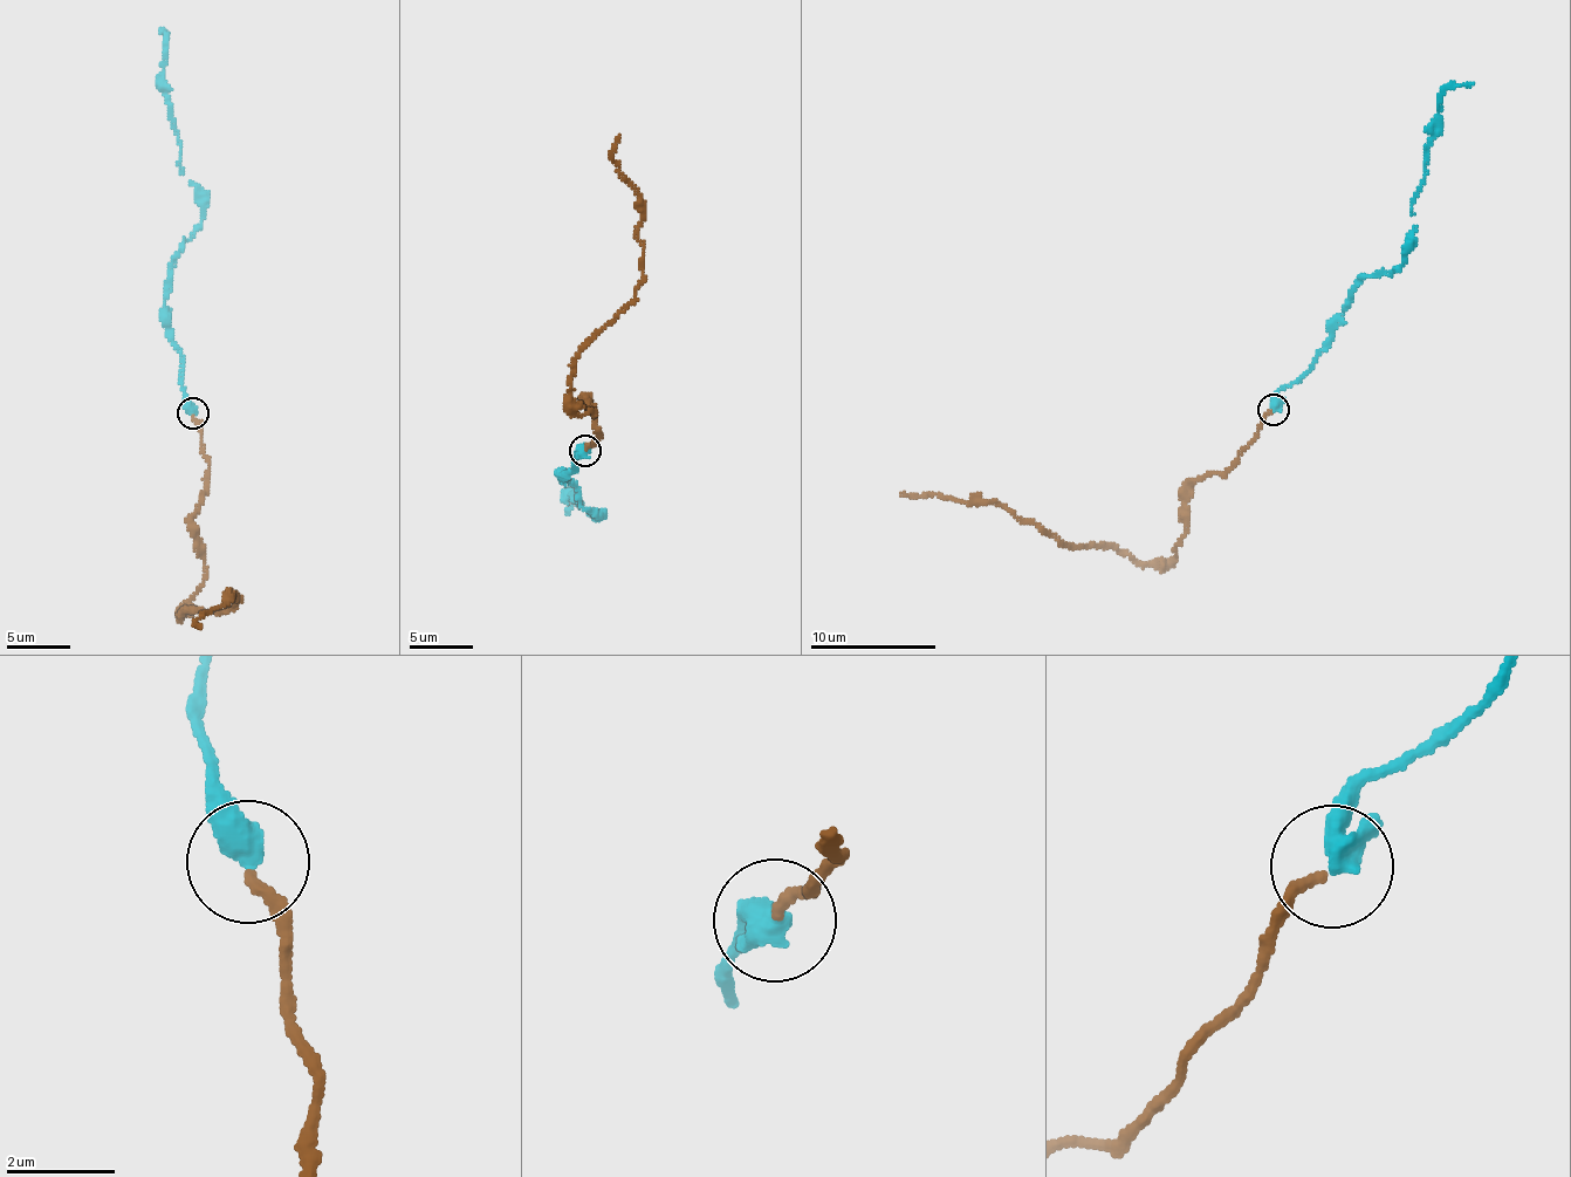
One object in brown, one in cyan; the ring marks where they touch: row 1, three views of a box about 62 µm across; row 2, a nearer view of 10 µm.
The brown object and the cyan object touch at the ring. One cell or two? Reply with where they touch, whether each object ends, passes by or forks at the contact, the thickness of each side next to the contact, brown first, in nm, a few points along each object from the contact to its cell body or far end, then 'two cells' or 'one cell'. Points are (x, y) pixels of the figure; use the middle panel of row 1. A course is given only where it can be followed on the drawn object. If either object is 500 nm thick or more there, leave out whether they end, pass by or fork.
at (585, 450); 180 nm thick on the brown side, 550 nm on the other; brown runs (585, 449), (601, 436), (591, 404), (571, 409), (571, 362), (643, 268), (640, 194), (612, 161), (619, 135); cyan runs (585, 451), (560, 479), (580, 487), (583, 507), (597, 515), (576, 504), (571, 486), (566, 514); one cell

